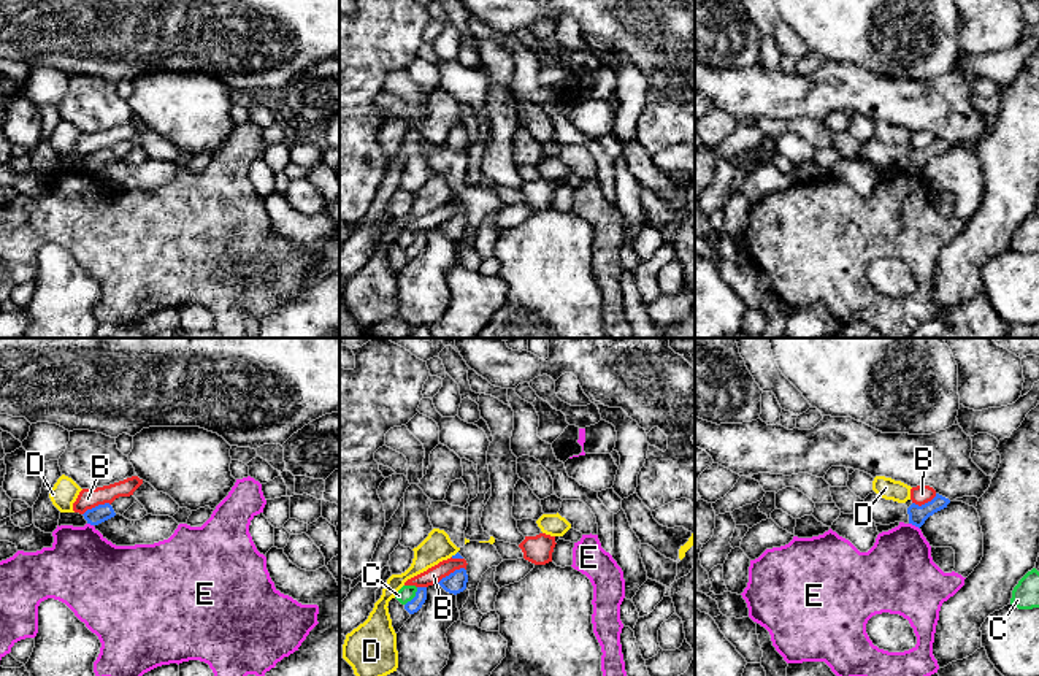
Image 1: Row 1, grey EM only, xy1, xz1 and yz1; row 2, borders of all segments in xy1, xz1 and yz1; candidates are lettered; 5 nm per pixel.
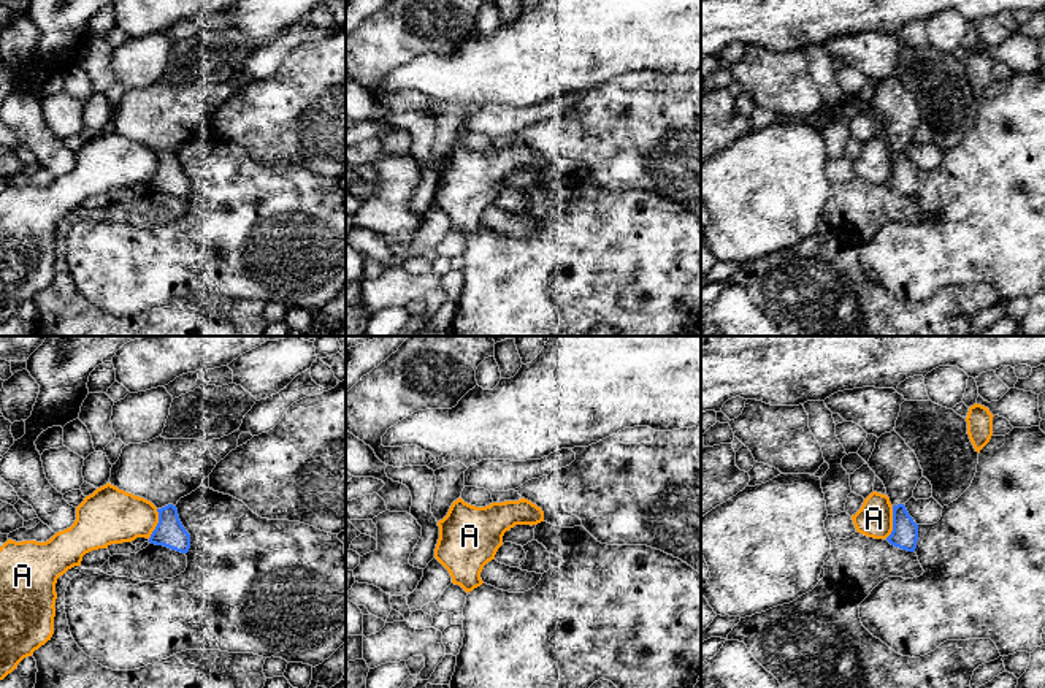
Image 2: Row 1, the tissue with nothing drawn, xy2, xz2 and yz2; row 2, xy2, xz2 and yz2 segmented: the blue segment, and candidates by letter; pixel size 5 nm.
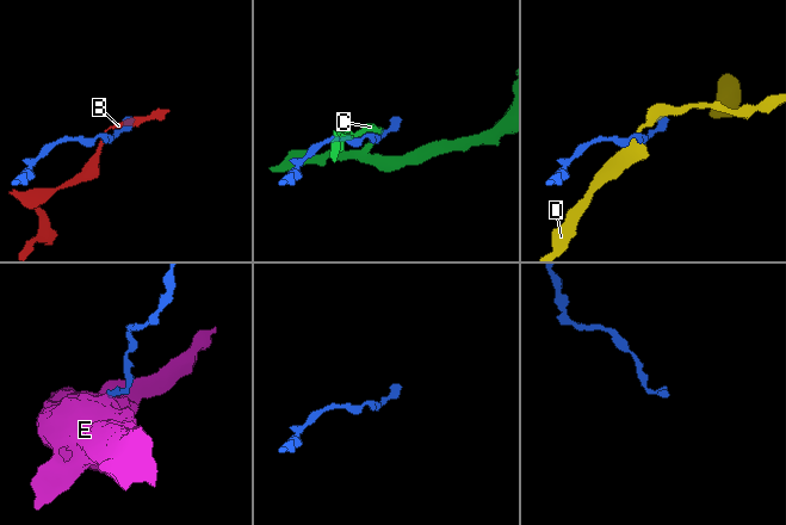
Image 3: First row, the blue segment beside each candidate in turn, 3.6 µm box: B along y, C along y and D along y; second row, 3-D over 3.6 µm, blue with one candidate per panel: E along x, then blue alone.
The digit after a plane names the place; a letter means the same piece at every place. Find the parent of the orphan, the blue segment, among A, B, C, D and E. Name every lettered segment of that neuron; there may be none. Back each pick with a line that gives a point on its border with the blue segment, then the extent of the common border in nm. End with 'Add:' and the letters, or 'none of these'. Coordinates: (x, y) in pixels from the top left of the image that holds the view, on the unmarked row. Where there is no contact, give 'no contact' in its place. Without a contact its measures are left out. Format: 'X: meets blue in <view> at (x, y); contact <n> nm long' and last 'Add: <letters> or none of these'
Add: none of these

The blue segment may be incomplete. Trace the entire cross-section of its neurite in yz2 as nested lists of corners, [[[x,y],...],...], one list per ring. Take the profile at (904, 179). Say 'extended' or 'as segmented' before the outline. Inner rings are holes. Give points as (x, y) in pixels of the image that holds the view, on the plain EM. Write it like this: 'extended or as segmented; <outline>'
extended; [[[896,76],[885,78],[877,84],[867,109],[883,127],[885,140],[893,151],[893,176],[886,185],[902,195],[915,197],[918,170],[904,151],[913,141],[913,135],[923,122],[915,97]]]

